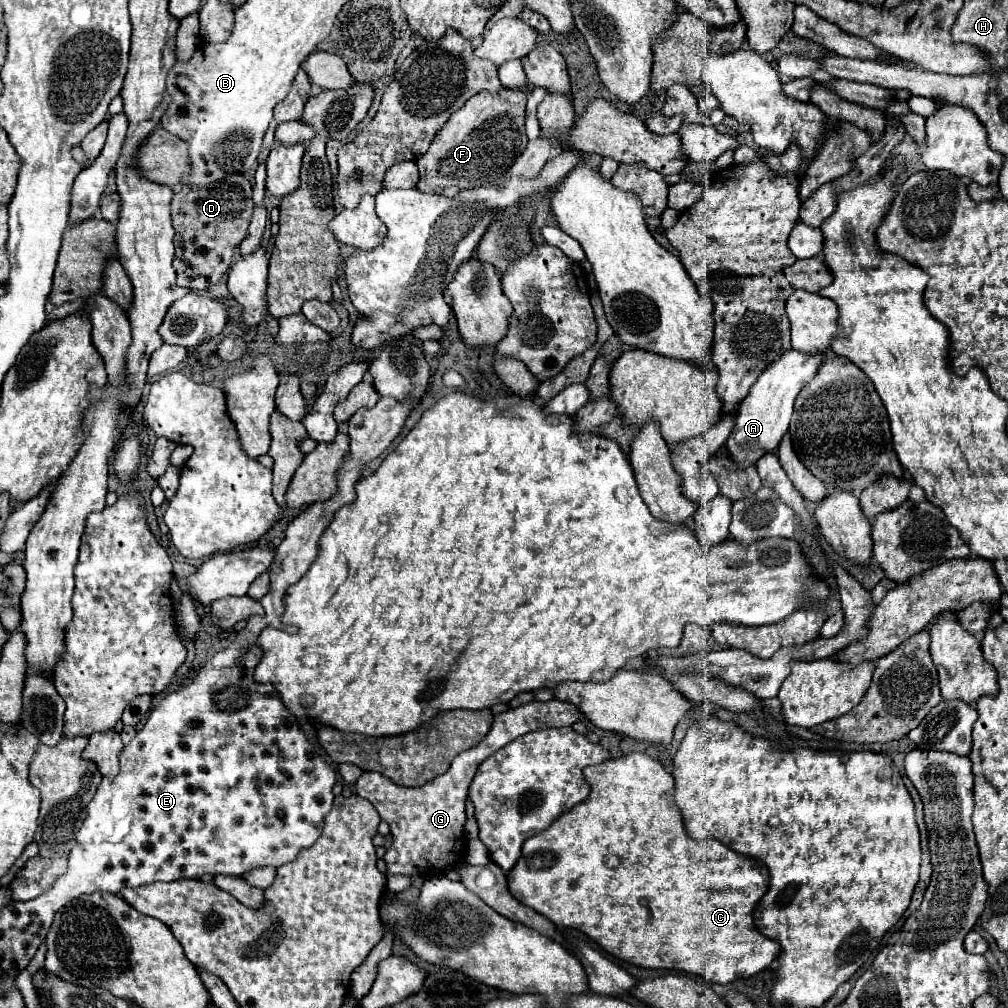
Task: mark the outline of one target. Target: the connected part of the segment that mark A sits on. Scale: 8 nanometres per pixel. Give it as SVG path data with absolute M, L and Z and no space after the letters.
M791 349L783 353L783 357L775 361L775 365L767 367L761 373L759 381L751 387L751 393L743 399L743 405L739 405L733 417L733 431L725 443L733 463L737 463L739 467L751 467L763 455L777 449L789 429L795 397L799 395L799 389L817 373L821 361L823 357L803 357L803 353L795 353Z

